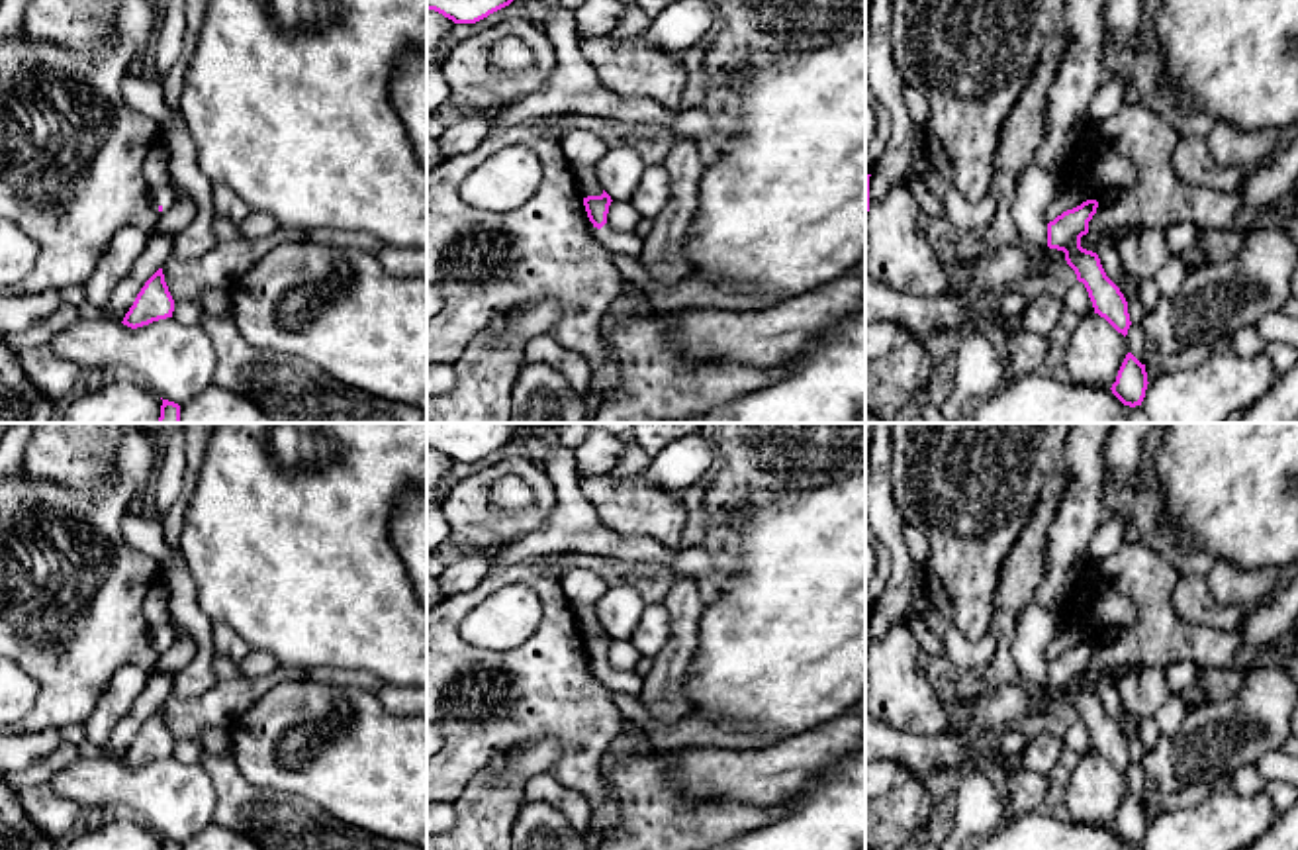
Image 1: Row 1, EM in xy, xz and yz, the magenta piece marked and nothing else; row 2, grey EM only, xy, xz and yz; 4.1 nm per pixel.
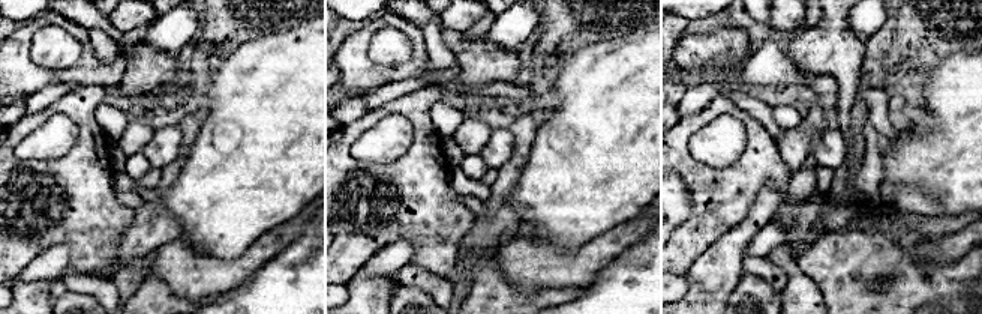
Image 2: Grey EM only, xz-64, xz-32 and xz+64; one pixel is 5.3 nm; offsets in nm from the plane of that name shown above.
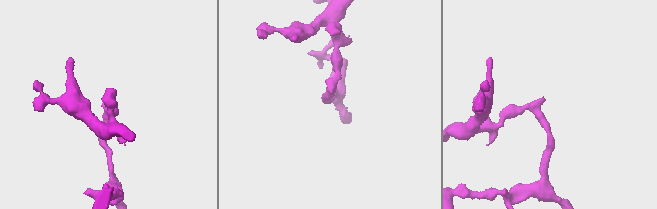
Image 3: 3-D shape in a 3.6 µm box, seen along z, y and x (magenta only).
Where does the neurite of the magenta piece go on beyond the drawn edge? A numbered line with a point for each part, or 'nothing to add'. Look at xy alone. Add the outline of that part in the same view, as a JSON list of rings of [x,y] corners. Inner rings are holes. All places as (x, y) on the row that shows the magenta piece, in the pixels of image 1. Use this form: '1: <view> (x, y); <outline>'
1: xy (165, 194); [[[170,182],[151,190],[153,210],[161,215],[166,213],[178,200]]]

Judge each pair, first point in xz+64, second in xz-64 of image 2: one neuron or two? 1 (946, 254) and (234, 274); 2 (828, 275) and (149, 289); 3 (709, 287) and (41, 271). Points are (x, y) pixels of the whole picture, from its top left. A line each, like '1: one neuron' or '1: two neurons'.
1: one neuron
2: one neuron
3: two neurons

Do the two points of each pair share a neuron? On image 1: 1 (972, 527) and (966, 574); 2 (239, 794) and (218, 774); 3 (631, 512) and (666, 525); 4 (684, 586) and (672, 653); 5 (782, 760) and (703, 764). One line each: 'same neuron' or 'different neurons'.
1: same neuron
2: same neuron
3: same neuron
4: same neuron
5: same neuron

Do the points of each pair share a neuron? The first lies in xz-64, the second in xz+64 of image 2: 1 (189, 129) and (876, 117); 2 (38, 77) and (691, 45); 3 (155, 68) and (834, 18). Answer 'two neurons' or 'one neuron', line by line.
1: two neurons
2: one neuron
3: one neuron

